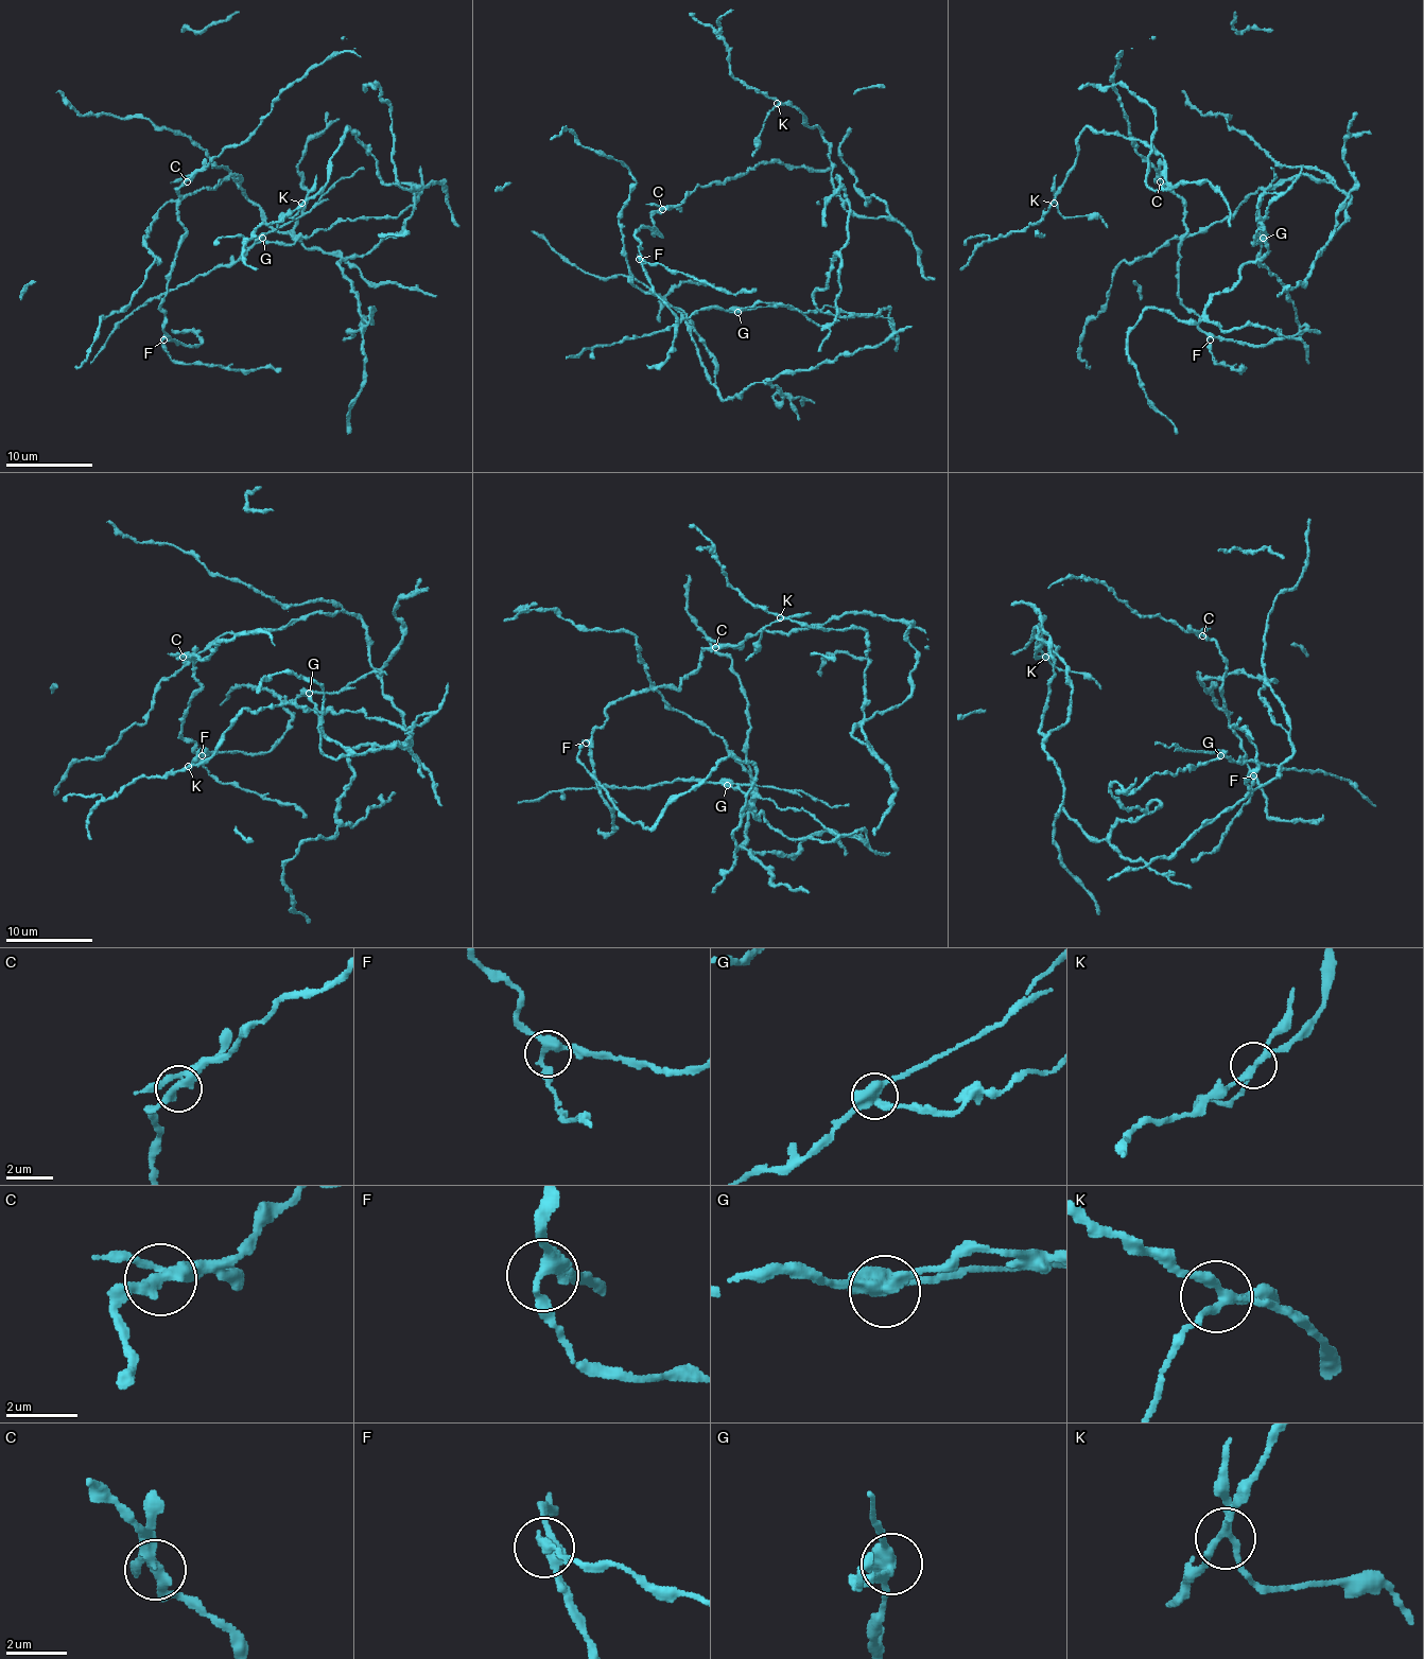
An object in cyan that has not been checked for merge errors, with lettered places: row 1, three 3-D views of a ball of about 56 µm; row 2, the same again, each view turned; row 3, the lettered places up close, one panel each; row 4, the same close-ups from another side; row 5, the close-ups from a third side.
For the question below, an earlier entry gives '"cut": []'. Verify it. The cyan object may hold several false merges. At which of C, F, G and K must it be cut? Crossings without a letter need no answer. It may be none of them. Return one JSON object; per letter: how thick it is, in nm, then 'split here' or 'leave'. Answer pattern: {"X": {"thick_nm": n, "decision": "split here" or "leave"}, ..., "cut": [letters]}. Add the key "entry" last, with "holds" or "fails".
{"C": {"thick_nm": 280, "decision": "leave"}, "F": {"thick_nm": 320, "decision": "leave"}, "G": {"thick_nm": 440, "decision": "split here"}, "K": {"thick_nm": 220, "decision": "leave"}, "cut": ["G"], "entry": "fails"}

